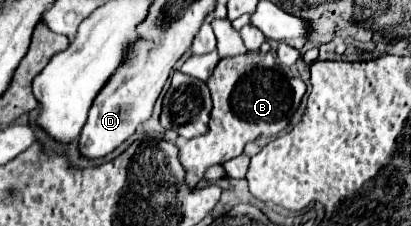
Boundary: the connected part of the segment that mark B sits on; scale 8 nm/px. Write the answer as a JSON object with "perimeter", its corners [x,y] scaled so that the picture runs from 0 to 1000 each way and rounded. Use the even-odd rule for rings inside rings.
{"perimeter":[[[618,226],[535,261],[516,332],[501,350],[501,376],[521,456],[511,500],[511,571],[501,597],[462,615],[448,650],[438,650],[433,677],[433,712],[453,757],[453,819],[467,836],[482,819],[487,783],[511,730],[540,730],[579,695],[608,615],[633,597],[667,606],[696,571],[745,394],[735,350],[701,350],[691,332],[686,296],[672,279],[672,252],[657,226]]]}

